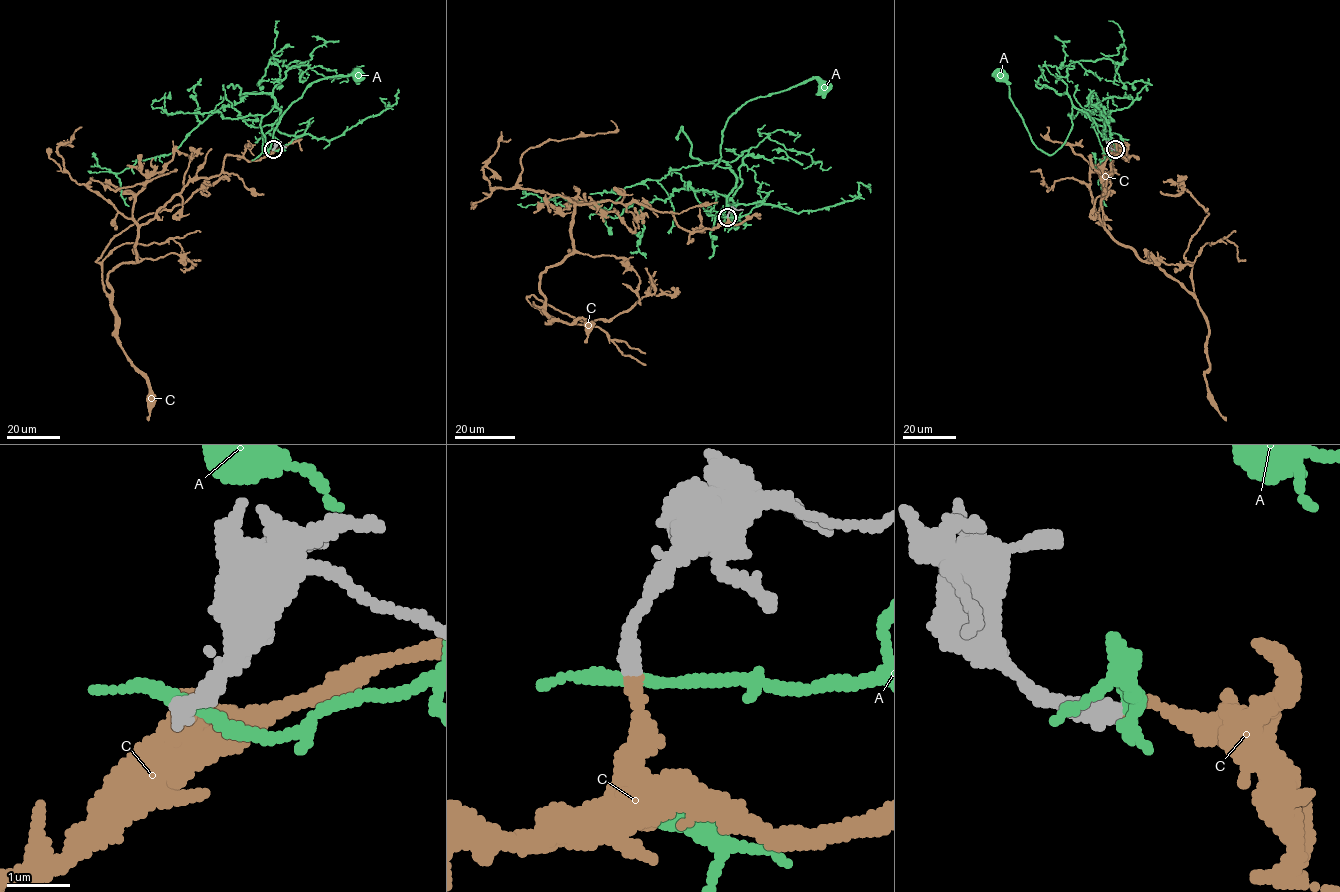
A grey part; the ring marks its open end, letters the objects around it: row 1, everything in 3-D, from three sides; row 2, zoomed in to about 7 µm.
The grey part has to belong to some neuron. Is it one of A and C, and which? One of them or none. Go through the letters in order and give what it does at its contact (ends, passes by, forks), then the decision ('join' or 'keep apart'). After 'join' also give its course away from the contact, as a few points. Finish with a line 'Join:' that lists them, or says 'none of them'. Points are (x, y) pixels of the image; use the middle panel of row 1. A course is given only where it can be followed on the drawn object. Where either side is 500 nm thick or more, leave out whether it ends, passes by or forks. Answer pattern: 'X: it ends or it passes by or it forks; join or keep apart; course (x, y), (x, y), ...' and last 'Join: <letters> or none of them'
A: it passes by; keep apart
C: it ends; join; course (728, 217), (690, 231), (577, 204), (545, 303), (526, 297), (590, 322), (676, 287)
Join: C

